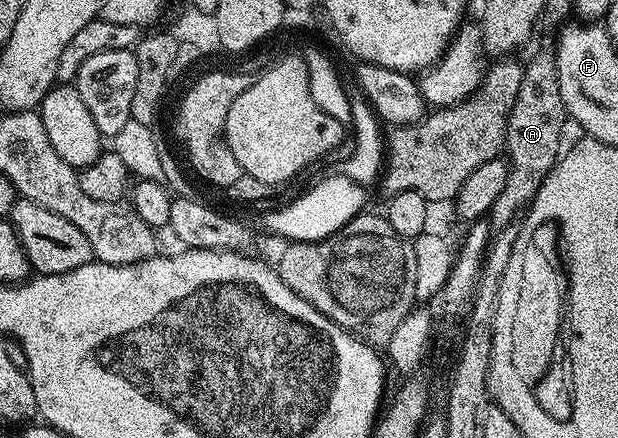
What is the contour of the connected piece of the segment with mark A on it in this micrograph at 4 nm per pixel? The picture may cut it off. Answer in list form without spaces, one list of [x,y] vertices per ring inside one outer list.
[[[548,47],[536,52],[530,61],[525,62],[521,88],[508,116],[505,150],[507,154],[510,153],[509,169],[506,186],[488,214],[489,226],[493,230],[511,226],[515,218],[519,218],[536,198],[542,181],[561,154],[565,125],[568,125],[568,118],[561,86],[558,85],[556,54],[553,48]]]

